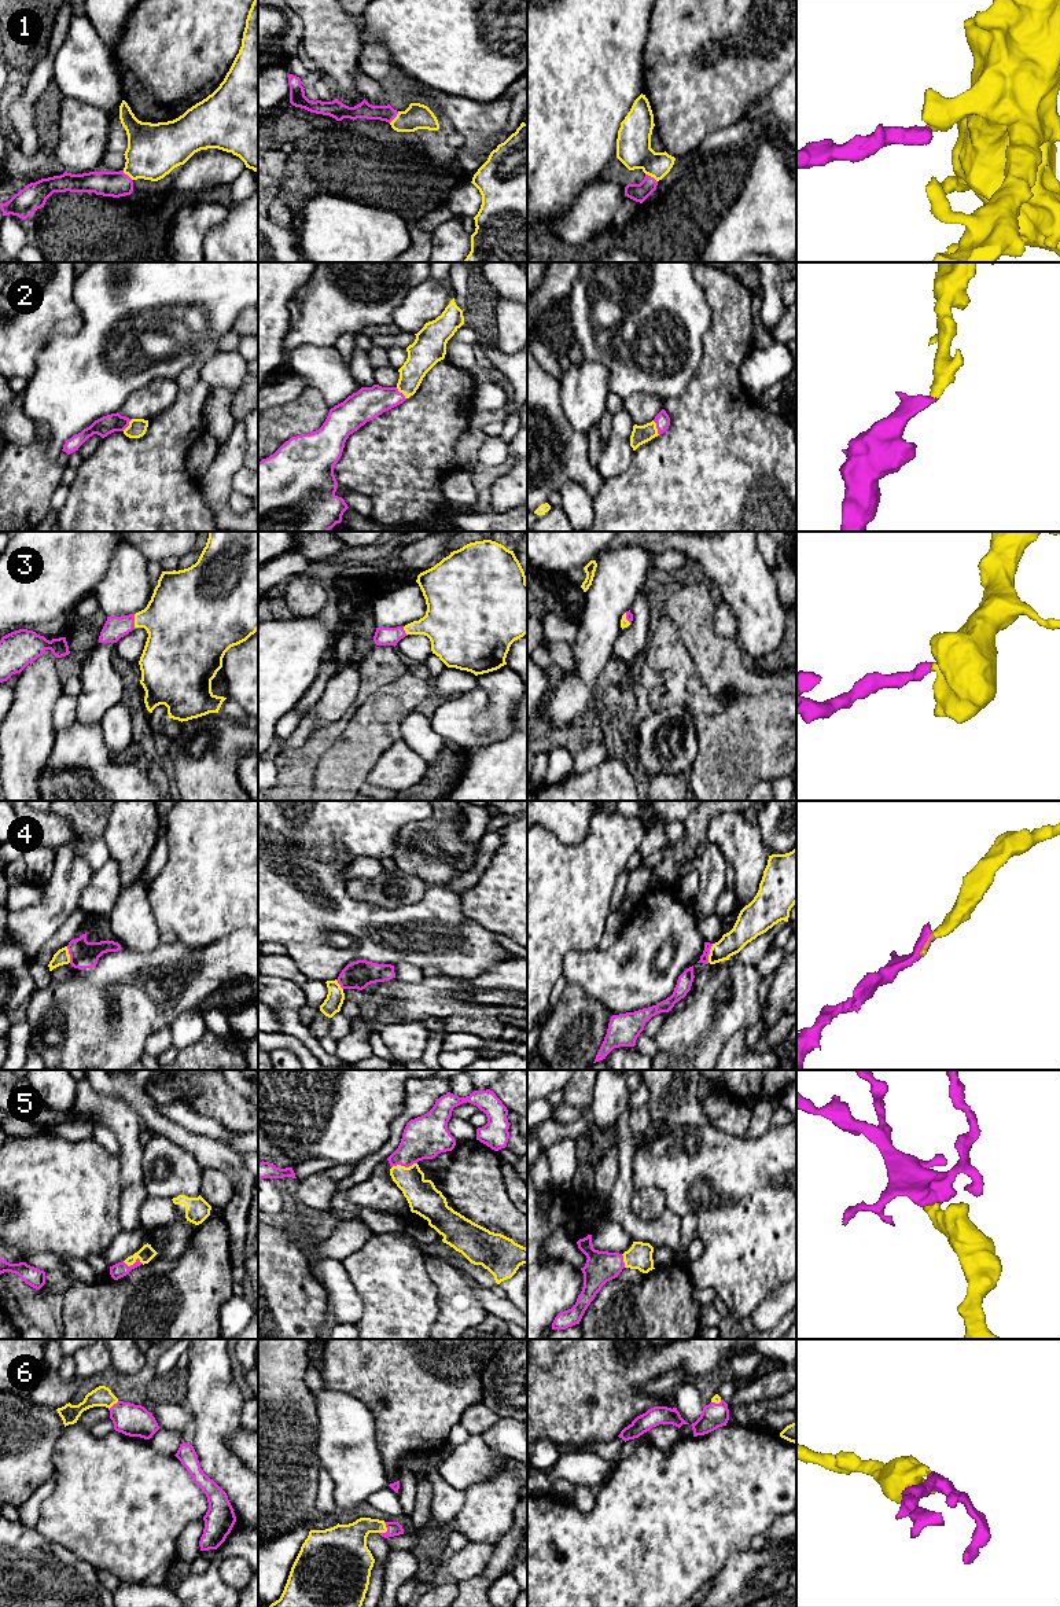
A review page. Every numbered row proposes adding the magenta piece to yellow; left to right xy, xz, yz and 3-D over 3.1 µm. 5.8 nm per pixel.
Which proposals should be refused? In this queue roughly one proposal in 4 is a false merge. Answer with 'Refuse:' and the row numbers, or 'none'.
Refuse: 4

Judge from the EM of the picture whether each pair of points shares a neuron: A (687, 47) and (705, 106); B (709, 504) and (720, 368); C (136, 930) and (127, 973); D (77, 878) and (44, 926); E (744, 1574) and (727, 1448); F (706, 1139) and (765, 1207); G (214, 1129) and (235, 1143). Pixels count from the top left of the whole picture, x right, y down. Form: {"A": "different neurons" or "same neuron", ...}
{"A": "same neuron", "B": "same neuron", "C": "different neurons", "D": "same neuron", "E": "different neurons", "F": "same neuron", "G": "same neuron"}

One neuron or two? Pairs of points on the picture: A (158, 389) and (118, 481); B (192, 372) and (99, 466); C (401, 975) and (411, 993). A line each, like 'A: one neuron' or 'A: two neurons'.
A: one neuron
B: two neurons
C: two neurons

